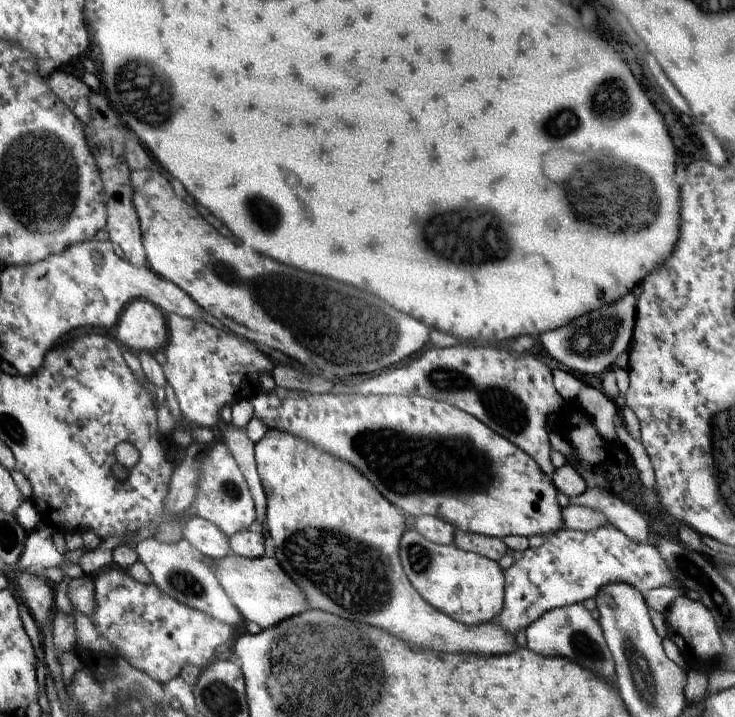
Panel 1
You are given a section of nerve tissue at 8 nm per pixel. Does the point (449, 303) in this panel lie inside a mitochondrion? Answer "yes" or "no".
no

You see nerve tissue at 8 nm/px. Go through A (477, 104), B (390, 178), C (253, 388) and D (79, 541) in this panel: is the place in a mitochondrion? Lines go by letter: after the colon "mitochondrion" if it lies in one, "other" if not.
A: other
B: other
C: other
D: other

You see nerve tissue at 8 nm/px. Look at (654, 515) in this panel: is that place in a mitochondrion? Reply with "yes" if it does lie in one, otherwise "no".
no

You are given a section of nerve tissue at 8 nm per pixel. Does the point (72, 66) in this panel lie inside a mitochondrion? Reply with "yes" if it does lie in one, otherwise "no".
no

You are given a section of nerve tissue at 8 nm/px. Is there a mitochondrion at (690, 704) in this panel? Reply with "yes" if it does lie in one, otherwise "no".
no

